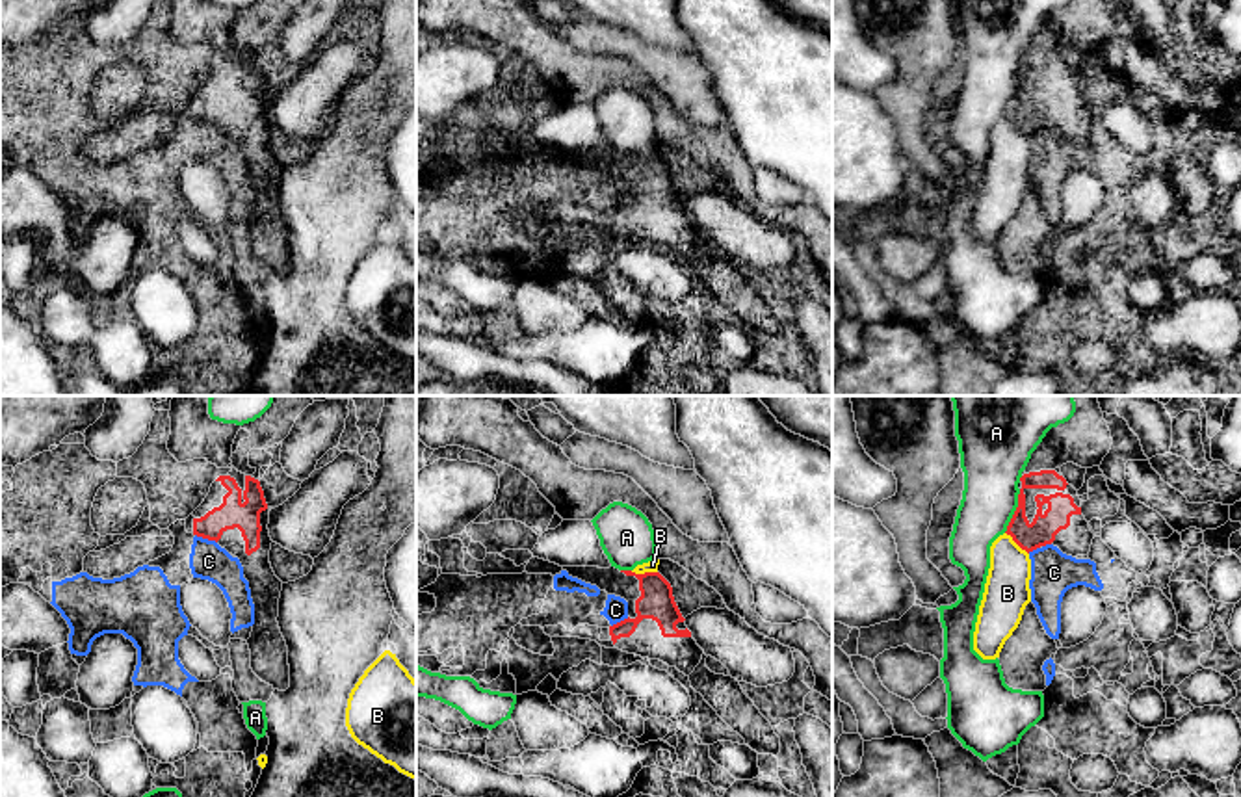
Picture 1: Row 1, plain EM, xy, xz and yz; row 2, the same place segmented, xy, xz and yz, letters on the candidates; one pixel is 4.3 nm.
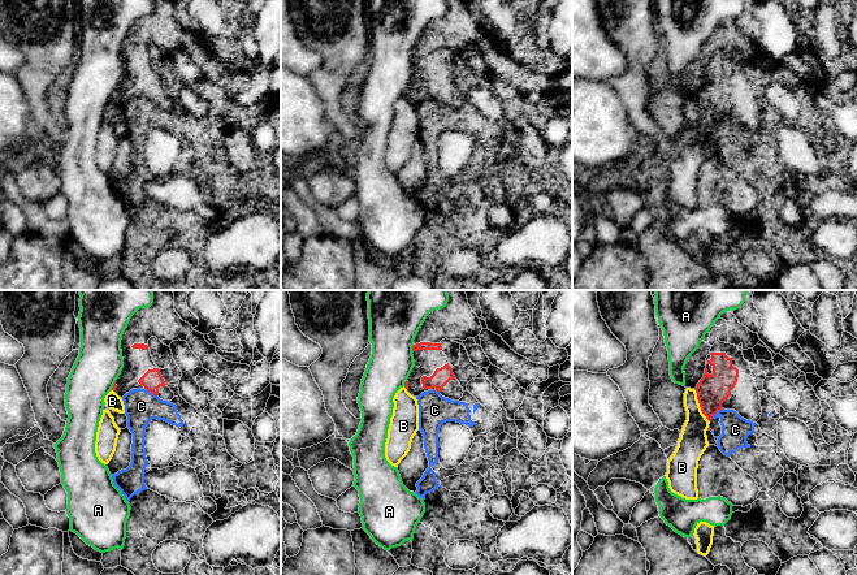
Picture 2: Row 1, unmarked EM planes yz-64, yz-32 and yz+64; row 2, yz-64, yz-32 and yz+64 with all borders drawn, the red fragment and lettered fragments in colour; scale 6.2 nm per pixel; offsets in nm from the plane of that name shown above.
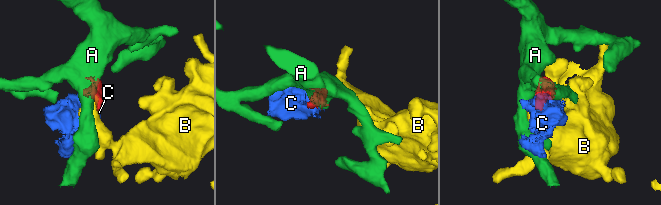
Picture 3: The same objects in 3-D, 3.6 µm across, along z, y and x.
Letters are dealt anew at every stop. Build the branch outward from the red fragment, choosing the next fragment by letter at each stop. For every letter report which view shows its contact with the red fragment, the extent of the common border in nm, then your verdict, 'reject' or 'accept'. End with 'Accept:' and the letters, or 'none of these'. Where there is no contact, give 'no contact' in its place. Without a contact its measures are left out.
A: yz | 200 nm | reject
B: xz | 120 nm | reject
C: xy | 100 nm | reject
Accept: none of these

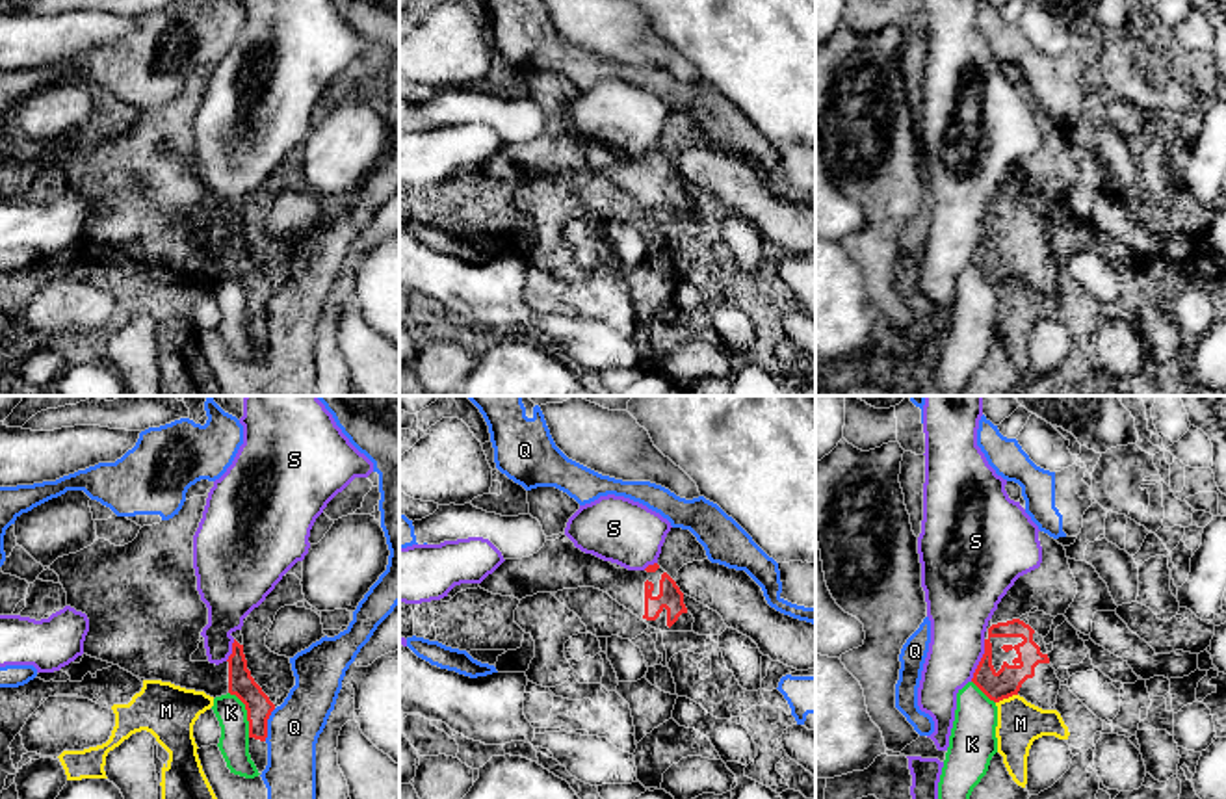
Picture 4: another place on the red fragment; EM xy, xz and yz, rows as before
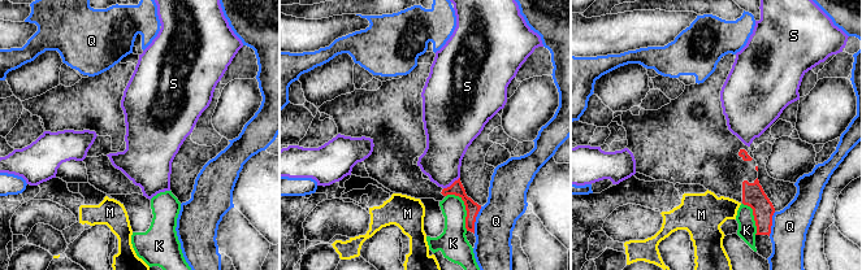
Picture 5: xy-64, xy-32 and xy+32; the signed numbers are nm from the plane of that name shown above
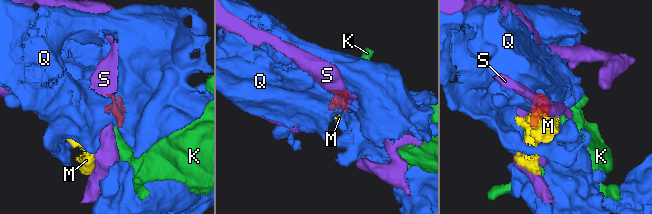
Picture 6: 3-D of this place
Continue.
K: xy | 220 nm | reject
M: yz | 100 nm | reject
Q: xy | 150 nm | reject
S: yz | 200 nm | reject
Accept: none of these

